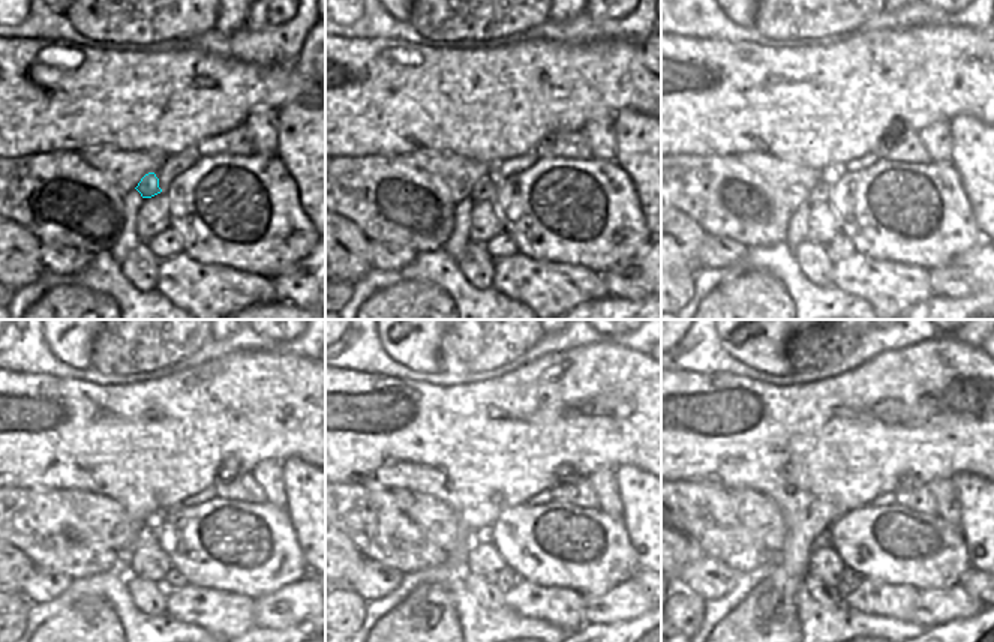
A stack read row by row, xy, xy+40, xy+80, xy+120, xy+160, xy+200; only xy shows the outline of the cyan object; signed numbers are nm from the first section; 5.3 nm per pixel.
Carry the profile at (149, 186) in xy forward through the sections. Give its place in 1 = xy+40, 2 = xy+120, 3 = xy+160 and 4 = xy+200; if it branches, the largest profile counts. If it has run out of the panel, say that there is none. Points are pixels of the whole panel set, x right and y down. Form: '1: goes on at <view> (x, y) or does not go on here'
1: goes on at xy+40 (485, 188)
2: goes on at xy+120 (147, 533)
3: goes on at xy+160 (488, 537)
4: goes on at xy+200 (823, 540)

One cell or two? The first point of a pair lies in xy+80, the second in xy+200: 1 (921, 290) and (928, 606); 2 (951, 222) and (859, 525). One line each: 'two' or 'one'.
1: two
2: one

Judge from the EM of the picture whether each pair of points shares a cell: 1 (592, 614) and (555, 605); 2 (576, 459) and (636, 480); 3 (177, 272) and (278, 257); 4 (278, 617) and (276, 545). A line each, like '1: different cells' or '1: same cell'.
1: different cells
2: different cells
3: different cells
4: different cells

